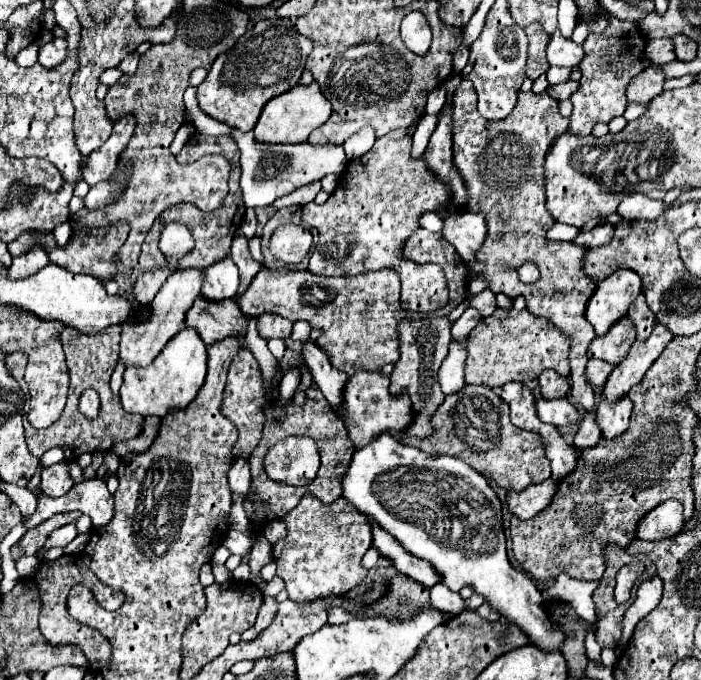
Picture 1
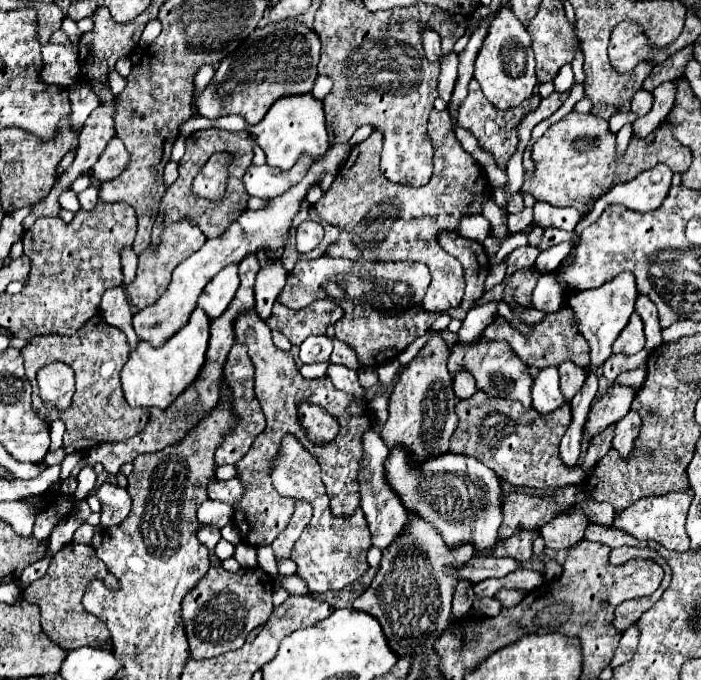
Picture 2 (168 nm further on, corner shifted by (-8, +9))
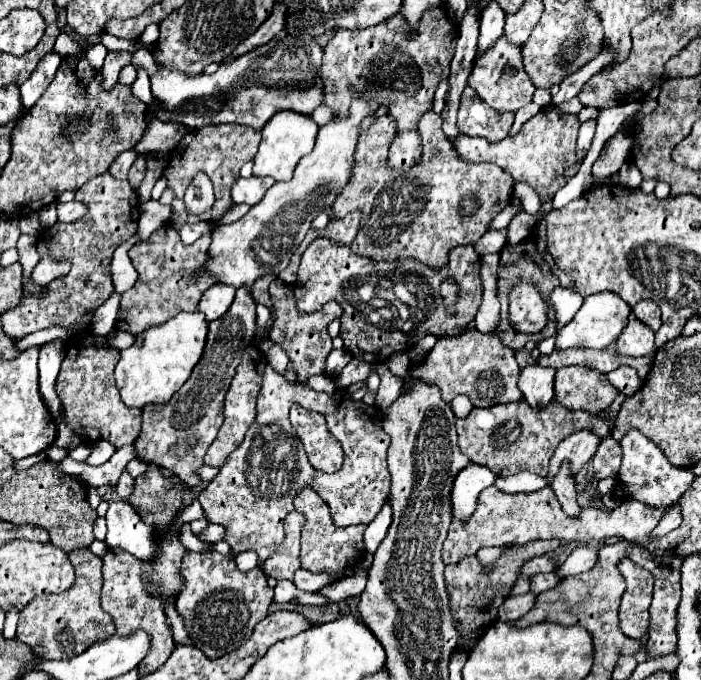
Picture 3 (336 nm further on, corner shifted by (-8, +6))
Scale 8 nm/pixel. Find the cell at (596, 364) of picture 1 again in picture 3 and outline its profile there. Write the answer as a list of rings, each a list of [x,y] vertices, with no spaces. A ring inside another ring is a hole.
[[[620,365],[618,369],[610,371],[606,377],[612,383],[612,387],[616,387],[624,395],[634,395],[640,389],[638,373],[632,367],[628,367],[628,365]]]

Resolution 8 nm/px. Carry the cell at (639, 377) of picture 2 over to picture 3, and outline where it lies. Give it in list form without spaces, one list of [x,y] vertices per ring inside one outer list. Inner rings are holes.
[[[524,401],[494,405],[488,409],[474,409],[468,417],[456,419],[458,445],[460,451],[478,465],[488,467],[496,477],[508,477],[522,471],[536,473],[540,477],[548,475],[548,461],[560,441],[580,429],[596,429],[600,437],[610,433],[610,415],[592,415],[588,411],[570,411],[552,401],[552,405],[536,411]]]

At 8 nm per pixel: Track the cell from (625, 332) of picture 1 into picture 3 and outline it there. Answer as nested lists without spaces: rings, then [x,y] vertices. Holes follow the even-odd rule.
[[[630,315],[626,329],[616,341],[616,351],[618,355],[628,355],[628,357],[644,357],[652,353],[654,349],[654,333],[650,327],[640,323],[634,315]]]

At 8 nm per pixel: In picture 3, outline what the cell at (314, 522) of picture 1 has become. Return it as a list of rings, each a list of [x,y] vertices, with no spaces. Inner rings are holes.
[[[305,487],[296,497],[294,497],[294,507],[306,515],[304,523],[304,533],[302,533],[302,551],[300,551],[300,561],[302,567],[312,571],[312,573],[326,573],[330,577],[344,577],[344,571],[360,561],[364,557],[366,547],[362,541],[366,525],[350,525],[350,527],[336,527],[328,505],[320,499],[320,495],[310,487]]]

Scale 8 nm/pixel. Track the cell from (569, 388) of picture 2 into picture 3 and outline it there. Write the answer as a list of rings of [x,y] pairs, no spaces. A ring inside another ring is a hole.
[[[562,367],[556,371],[556,401],[562,403],[566,409],[584,409],[588,413],[602,413],[606,411],[612,401],[616,399],[618,391],[612,389],[606,375],[588,367]]]

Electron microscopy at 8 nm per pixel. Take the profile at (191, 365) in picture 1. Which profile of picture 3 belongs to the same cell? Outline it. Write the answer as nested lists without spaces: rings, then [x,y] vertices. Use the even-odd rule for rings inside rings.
[[[178,313],[168,319],[164,325],[152,327],[142,333],[142,339],[132,347],[120,353],[120,361],[116,365],[116,387],[120,389],[120,397],[128,407],[142,409],[144,405],[164,405],[170,401],[176,389],[180,389],[194,365],[200,361],[204,343],[208,333],[208,321],[204,313]]]

